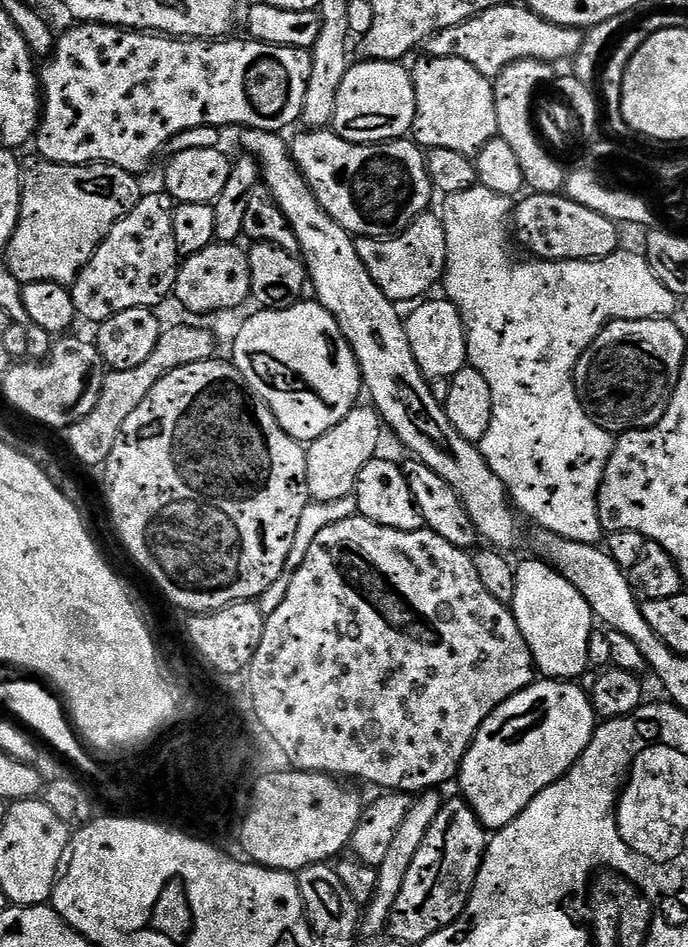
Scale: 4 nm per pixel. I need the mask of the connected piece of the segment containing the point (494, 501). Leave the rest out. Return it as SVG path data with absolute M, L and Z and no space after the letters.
M251 130L245 131L243 135L243 151L259 163L268 191L272 193L282 214L286 214L300 243L303 259L307 261L306 267L311 287L313 289L316 287L315 299L338 322L346 342L350 342L360 367L363 387L366 389L367 395L368 392L372 395L371 403L379 412L381 421L387 427L388 424L392 427L393 434L412 451L411 455L415 459L430 466L430 470L434 470L434 474L438 474L452 487L454 494L458 494L466 514L470 514L481 537L492 543L489 545L500 550L509 550L508 548L514 547L520 540L520 524L516 521L517 509L510 503L510 497L503 482L497 478L494 470L490 470L479 447L473 441L462 438L462 434L458 434L458 430L454 430L450 418L444 412L443 403L434 398L428 377L422 374L418 362L414 362L414 350L410 350L404 320L396 313L397 305L388 300L386 294L382 294L382 290L378 290L378 286L370 278L362 258L358 258L356 240L341 224L334 222L334 218L330 218L330 214L326 214L326 210L318 203L316 195L309 190L304 176L292 161L292 153L286 140L284 144L283 135Z

